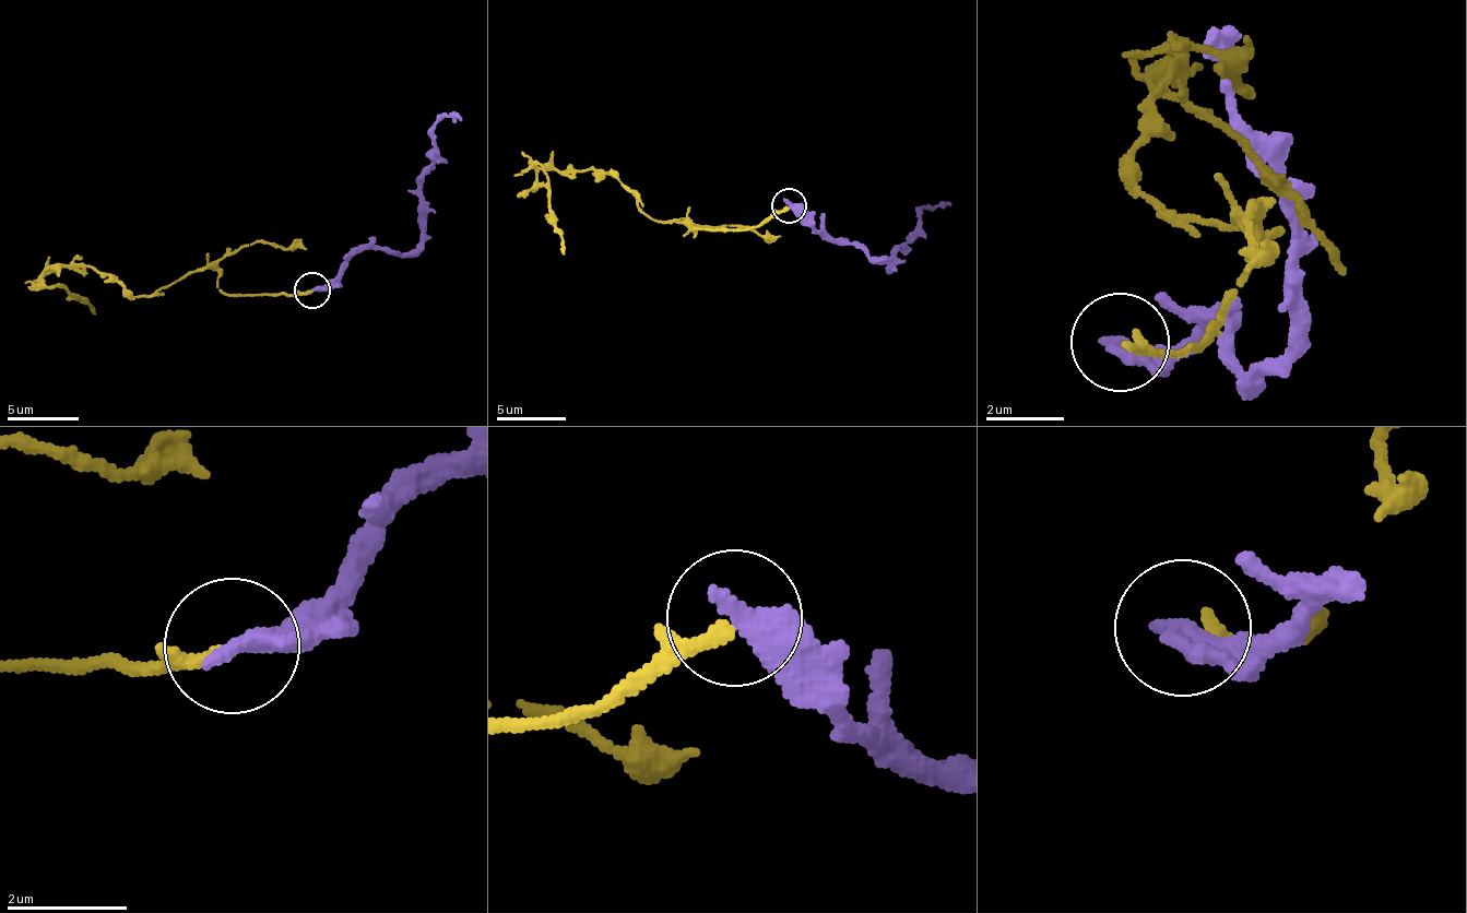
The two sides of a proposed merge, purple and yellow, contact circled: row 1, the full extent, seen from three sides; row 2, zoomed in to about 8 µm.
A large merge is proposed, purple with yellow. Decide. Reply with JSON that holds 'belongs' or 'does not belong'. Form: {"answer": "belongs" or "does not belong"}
{"answer": "does not belong"}

